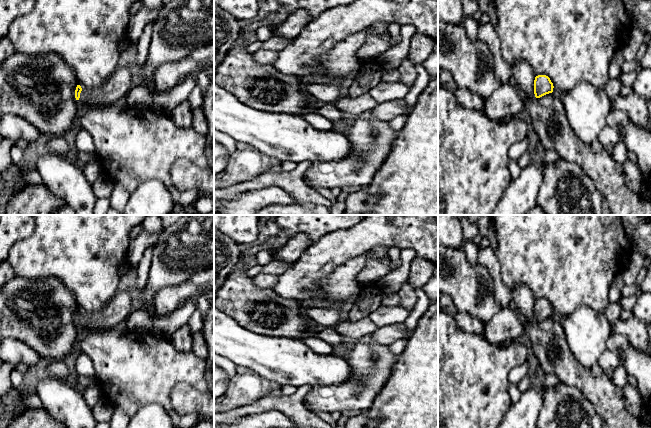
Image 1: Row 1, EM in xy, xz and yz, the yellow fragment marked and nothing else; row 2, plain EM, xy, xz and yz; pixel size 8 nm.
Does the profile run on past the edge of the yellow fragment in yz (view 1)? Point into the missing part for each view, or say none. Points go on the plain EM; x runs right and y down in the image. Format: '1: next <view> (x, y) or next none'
1: next none

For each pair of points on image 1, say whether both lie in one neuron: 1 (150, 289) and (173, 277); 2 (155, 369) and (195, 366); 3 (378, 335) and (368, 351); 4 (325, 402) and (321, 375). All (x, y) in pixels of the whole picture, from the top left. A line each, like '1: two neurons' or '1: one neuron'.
1: one neuron
2: one neuron
3: two neurons
4: two neurons

